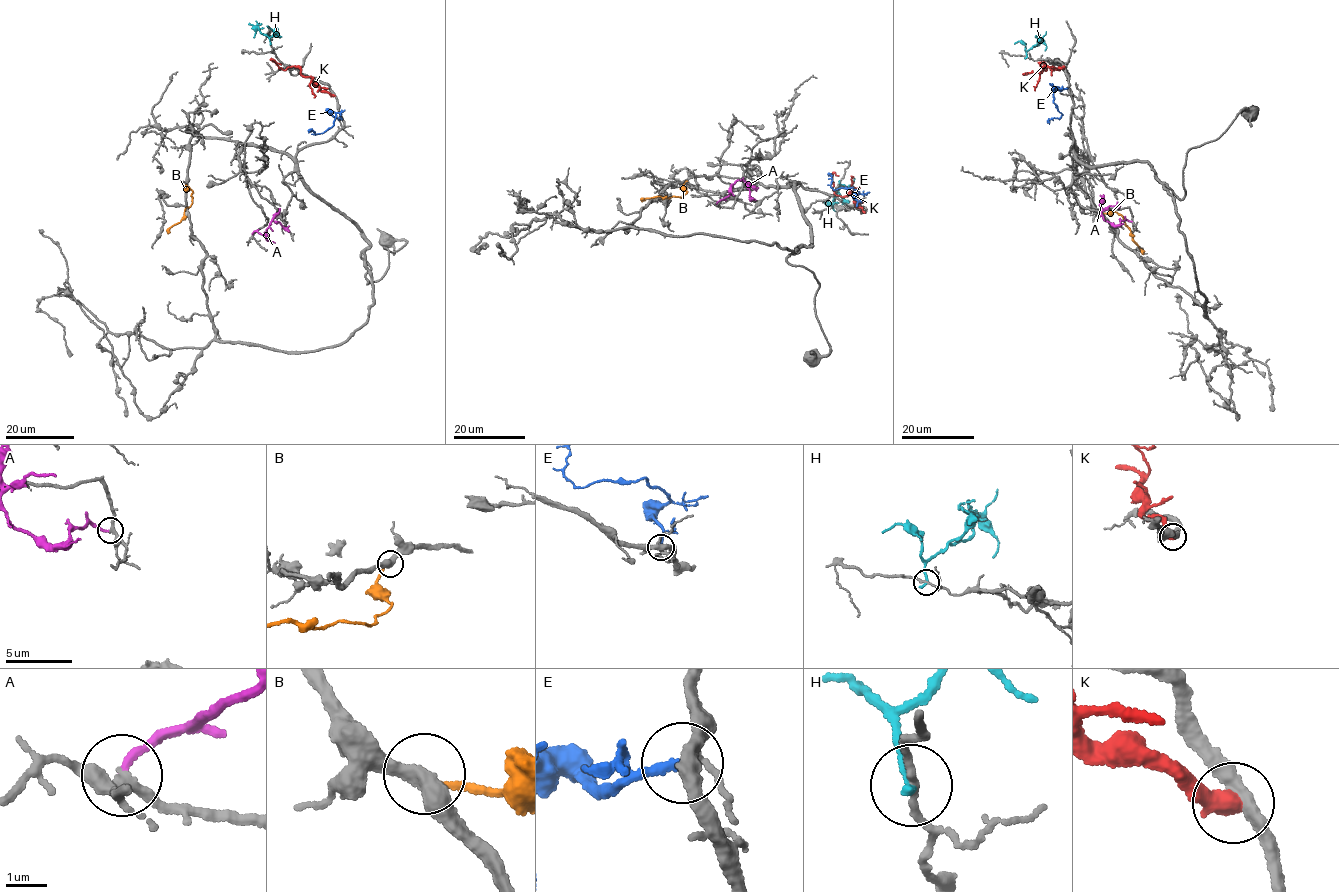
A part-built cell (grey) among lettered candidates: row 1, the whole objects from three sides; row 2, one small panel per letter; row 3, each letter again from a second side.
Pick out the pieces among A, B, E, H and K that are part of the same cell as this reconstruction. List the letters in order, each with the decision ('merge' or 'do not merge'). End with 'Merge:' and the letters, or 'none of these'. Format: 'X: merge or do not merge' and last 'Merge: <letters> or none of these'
A: do not merge
B: do not merge
E: merge
H: do not merge
K: do not merge
Merge: E

